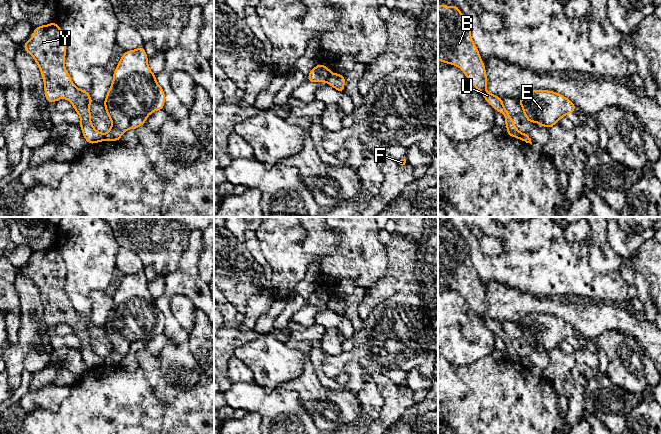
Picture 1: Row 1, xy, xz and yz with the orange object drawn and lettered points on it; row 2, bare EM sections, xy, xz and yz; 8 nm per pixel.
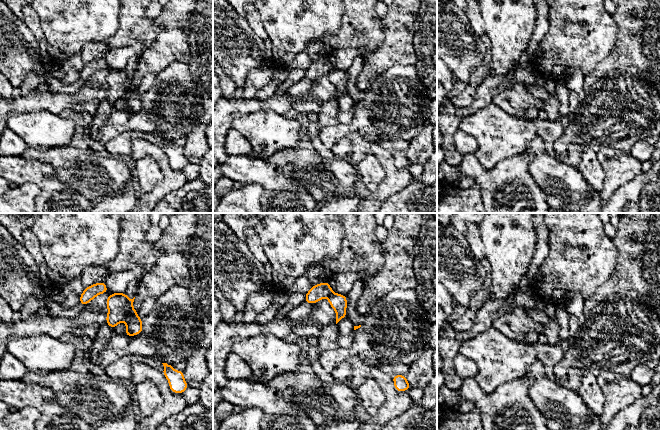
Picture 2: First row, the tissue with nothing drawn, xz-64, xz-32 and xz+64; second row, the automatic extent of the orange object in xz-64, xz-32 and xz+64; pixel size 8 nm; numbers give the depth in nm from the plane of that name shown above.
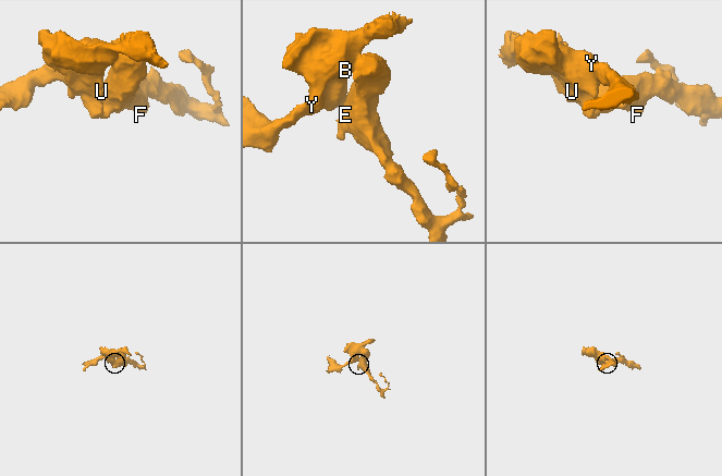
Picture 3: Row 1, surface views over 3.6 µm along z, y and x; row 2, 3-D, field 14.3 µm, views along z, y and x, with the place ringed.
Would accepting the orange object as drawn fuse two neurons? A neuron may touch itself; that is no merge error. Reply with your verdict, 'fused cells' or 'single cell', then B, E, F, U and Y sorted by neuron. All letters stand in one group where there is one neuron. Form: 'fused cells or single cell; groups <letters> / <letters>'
fused cells; groups B U Y / E F

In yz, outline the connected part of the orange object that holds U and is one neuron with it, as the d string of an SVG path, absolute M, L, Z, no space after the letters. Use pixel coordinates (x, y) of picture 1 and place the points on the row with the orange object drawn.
M456 4L438 5L438 61L460 68L486 102L504 114L507 134L521 140L522 133L503 105L503 99L486 90L485 65L471 37L471 24Z

